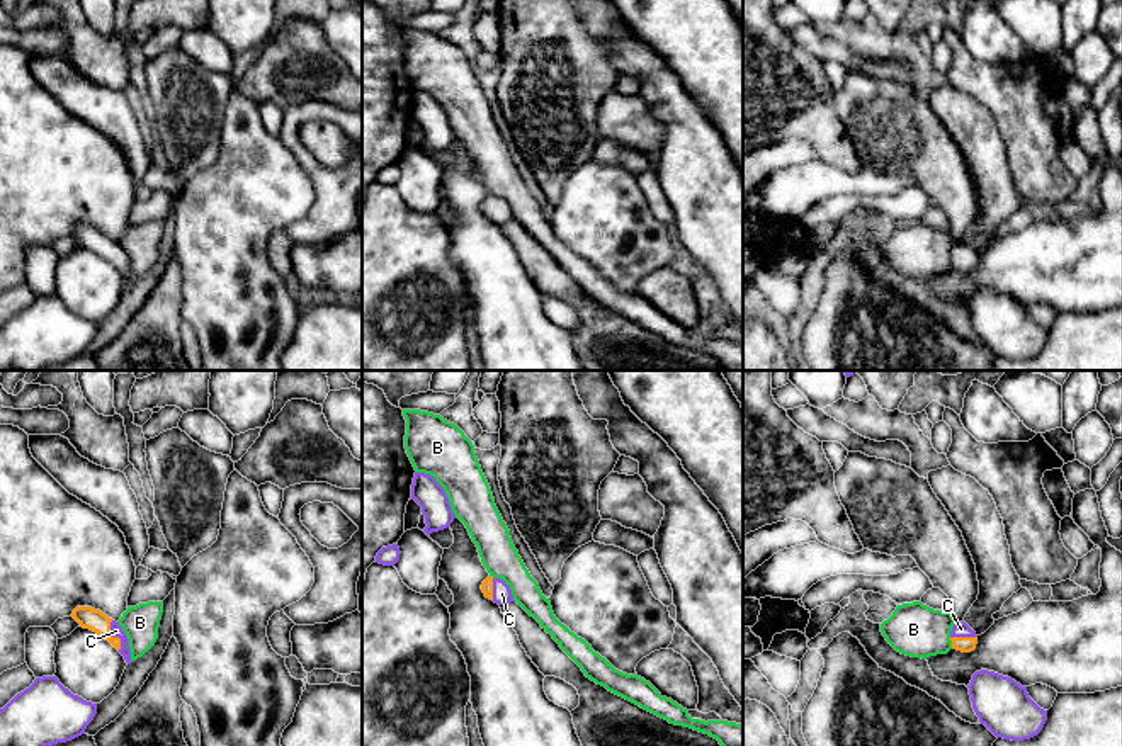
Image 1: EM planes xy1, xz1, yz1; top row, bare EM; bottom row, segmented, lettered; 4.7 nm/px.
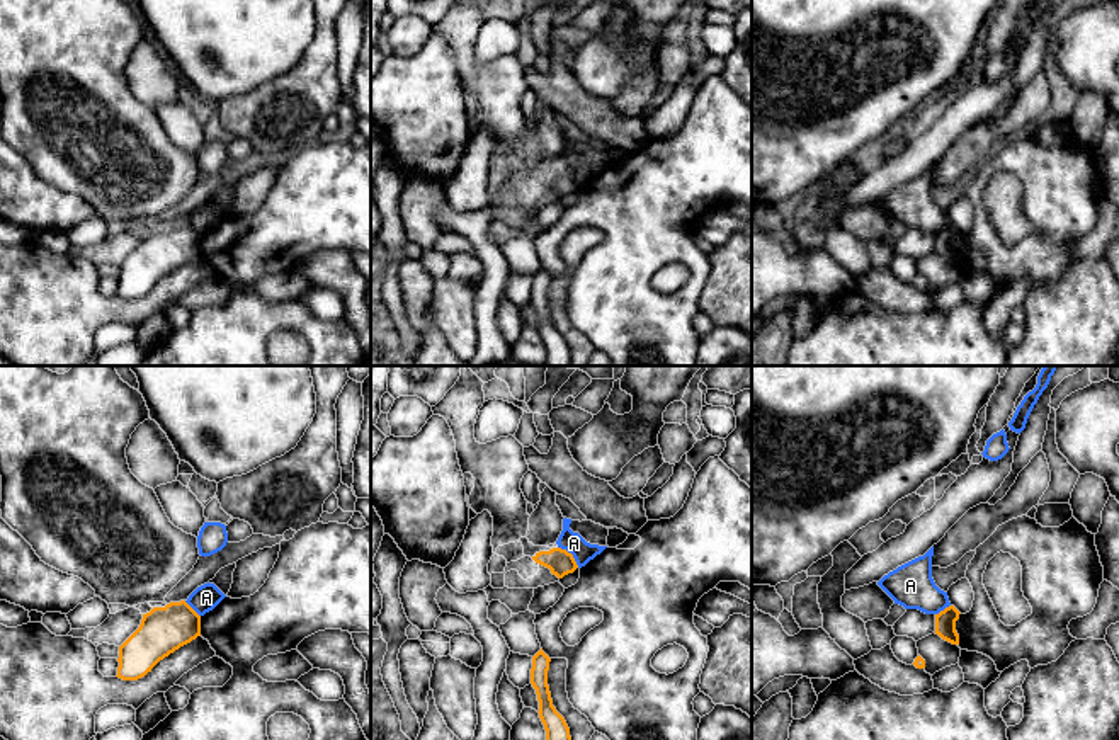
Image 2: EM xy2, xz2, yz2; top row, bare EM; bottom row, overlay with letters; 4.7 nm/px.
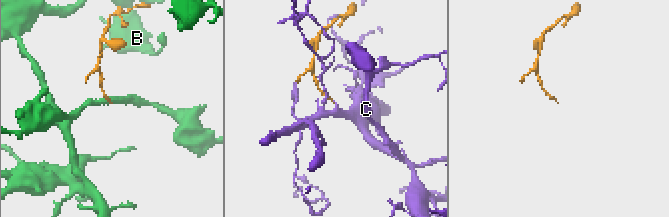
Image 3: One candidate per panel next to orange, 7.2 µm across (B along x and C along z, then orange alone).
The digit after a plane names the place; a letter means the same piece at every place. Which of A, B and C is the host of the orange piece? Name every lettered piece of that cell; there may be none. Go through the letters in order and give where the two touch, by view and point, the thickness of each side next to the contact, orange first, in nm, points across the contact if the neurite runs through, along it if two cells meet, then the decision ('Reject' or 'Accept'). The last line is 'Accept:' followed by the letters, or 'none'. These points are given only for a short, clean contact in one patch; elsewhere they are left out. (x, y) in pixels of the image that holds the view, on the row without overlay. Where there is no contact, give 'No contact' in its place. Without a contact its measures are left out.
A: Touches orange at xz2 (572, 174). Thickness 120 nm (orange) against 100 nm. Boundary: xz2 (558, 165), (565, 167), (579, 186). Reject
B: Touches orange at yz1 (952, 262). Thickness 80 nm (orange) against 260 nm. Boundary: yz1 (949, 257), (952, 265). Reject
C: Touches orange at xy1 (114, 257). Thickness 100 nm (orange) against 60 nm. Path across: xy1 (87, 237), (97, 240), (114, 257), (116, 250). Accept
Accept: C

